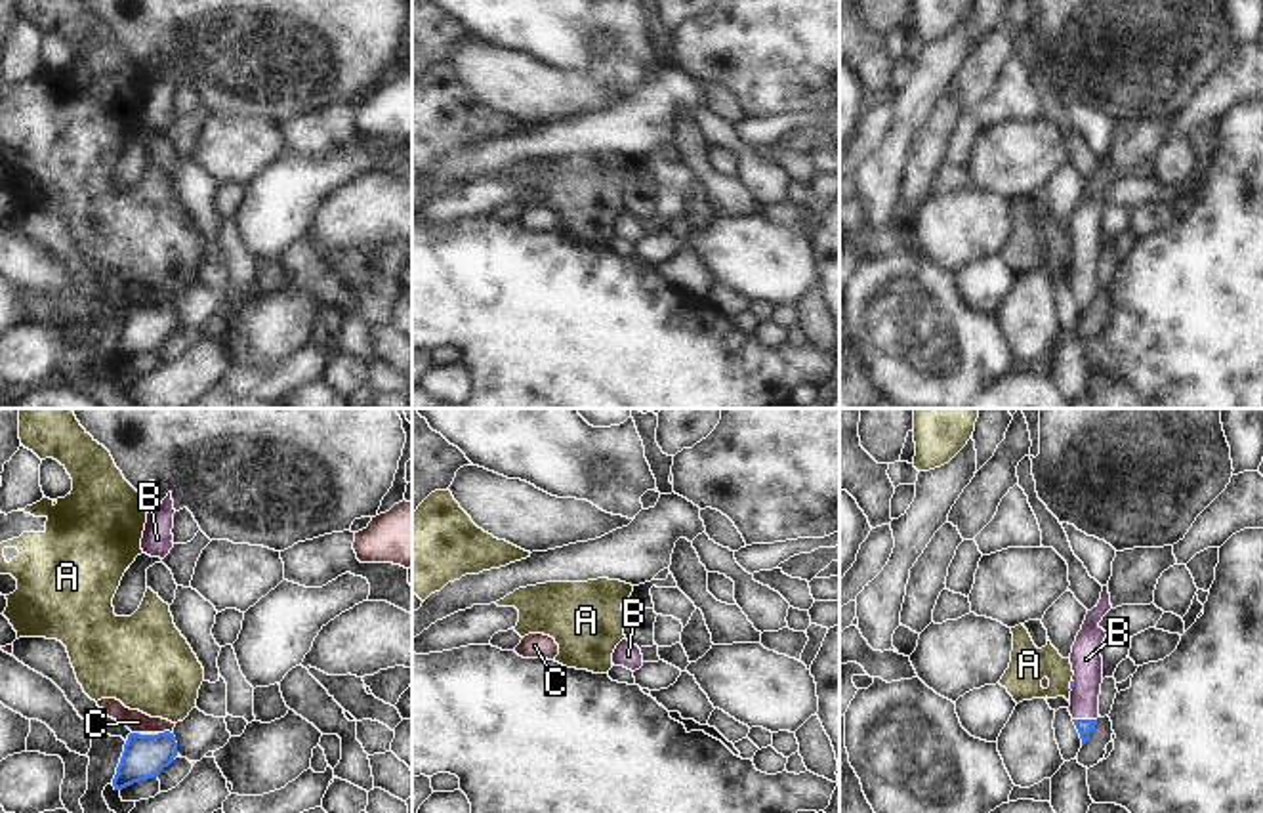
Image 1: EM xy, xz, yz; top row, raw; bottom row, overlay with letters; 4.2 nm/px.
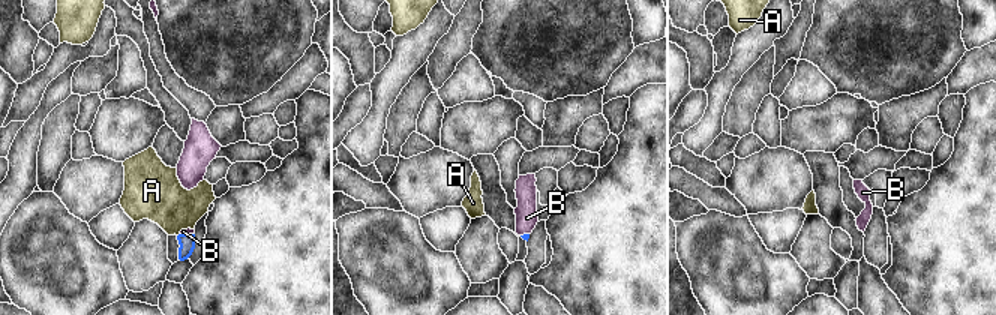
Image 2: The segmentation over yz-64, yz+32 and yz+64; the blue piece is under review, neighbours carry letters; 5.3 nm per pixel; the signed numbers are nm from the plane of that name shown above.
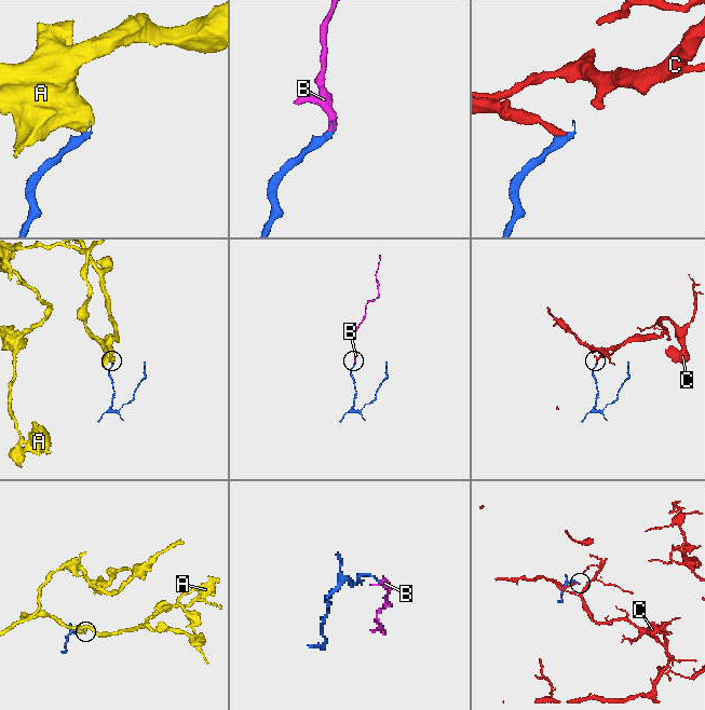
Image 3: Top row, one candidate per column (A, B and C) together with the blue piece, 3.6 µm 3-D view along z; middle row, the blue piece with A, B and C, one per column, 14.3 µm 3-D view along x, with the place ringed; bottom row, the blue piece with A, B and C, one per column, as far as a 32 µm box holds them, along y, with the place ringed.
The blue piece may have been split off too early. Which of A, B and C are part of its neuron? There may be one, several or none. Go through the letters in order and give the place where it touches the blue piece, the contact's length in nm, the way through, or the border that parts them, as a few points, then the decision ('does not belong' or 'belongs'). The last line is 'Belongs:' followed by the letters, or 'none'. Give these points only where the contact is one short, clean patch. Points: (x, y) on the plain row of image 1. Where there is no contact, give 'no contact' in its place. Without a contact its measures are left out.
A: contact yz (1071, 258); length 50 nm; border yz (1071, 252), (1071, 262); does not belong
B: contact yz (1084, 292); length 100 nm; way yz (1084, 300), (1084, 292), (1086, 233); belongs
C: contact xy (165, 304); length 60 nm; border xy (172, 304), (159, 306); does not belong
Belongs: B

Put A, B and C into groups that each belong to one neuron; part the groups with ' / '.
A / B / C

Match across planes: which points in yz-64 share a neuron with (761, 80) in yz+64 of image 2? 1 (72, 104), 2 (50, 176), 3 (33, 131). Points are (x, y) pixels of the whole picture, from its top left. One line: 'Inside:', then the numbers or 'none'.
Inside: 1, 2

